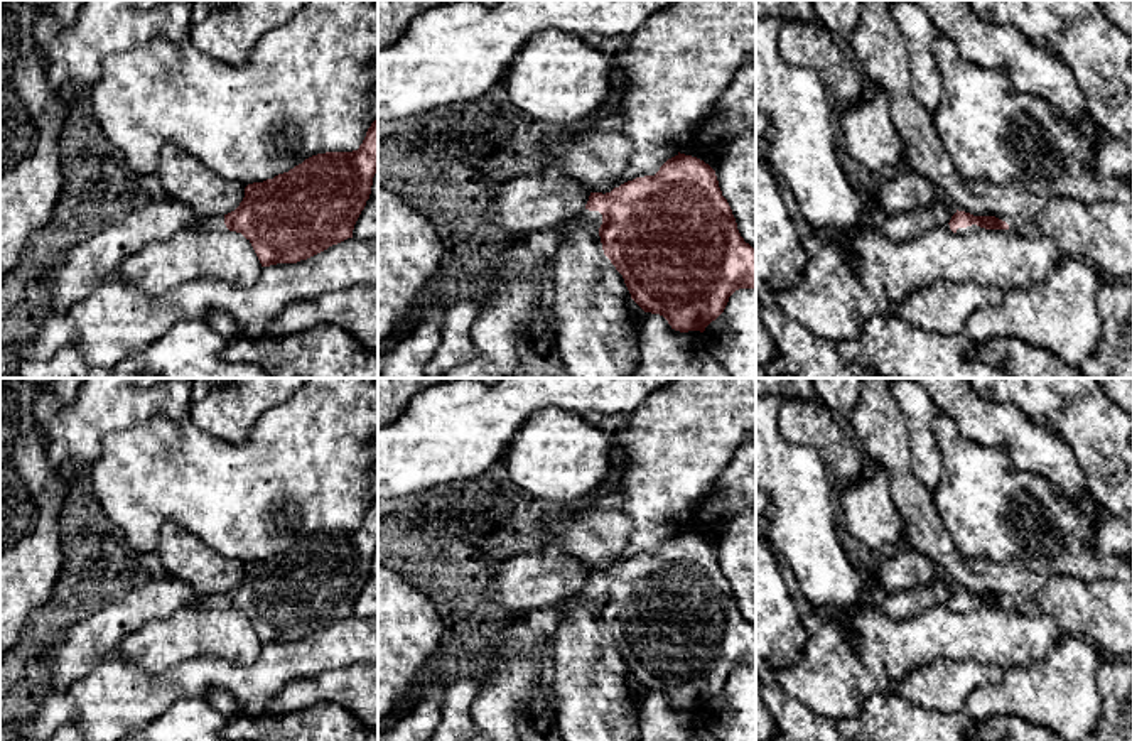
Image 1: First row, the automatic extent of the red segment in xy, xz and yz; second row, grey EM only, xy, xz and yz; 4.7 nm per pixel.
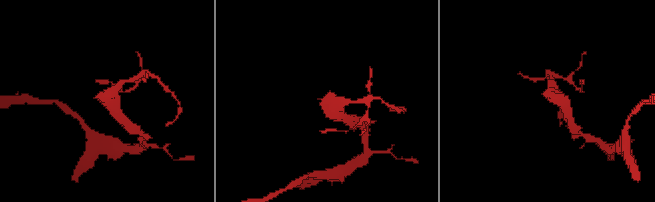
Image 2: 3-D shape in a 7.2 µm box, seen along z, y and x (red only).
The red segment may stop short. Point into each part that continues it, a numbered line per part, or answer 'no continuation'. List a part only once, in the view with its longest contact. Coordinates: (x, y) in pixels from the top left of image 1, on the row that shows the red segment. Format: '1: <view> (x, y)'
1: xz (589, 216)

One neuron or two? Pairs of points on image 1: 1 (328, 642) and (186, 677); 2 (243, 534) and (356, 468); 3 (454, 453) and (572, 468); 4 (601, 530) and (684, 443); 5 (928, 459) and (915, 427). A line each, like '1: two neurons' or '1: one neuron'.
1: one neuron
2: one neuron
3: two neurons
4: two neurons
5: one neuron

